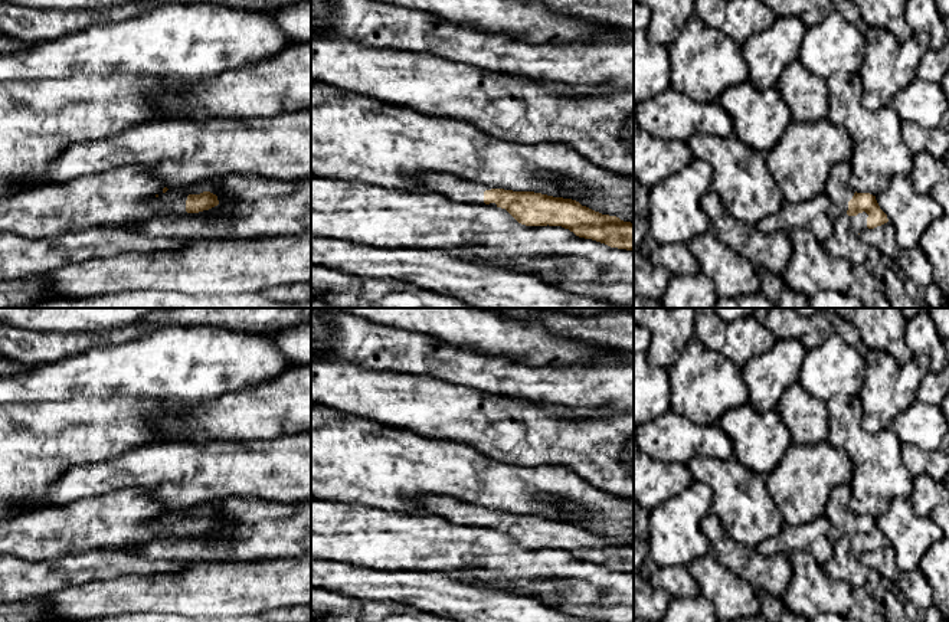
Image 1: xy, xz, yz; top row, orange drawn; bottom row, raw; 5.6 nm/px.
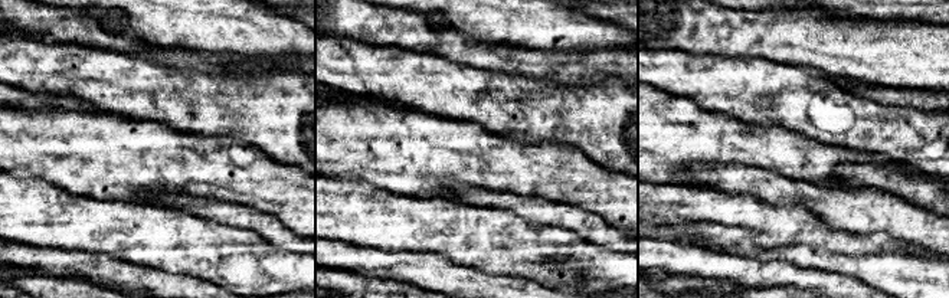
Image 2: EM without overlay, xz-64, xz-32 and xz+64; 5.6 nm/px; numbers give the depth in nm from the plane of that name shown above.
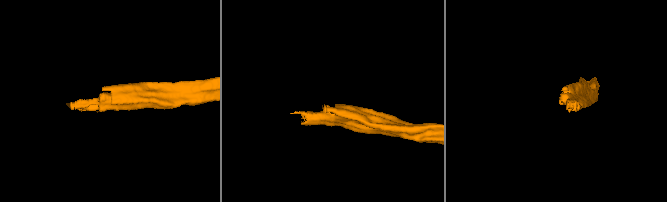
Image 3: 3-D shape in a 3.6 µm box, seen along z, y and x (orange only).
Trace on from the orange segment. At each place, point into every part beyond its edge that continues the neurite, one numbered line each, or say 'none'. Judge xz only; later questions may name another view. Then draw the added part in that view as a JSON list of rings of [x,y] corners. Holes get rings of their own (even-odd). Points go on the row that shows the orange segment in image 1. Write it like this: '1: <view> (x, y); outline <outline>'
1: xz (460, 190); outline [[[425,173],[418,176],[425,183],[426,191],[435,191],[456,203],[484,203],[484,191],[491,190],[490,186],[472,183],[452,174]]]

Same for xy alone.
1: xy (120, 196); outline [[[140,167],[30,186],[0,199],[0,233],[56,238],[105,225],[135,223],[157,212],[186,215],[187,196],[160,209],[148,204],[163,189],[157,177]]]

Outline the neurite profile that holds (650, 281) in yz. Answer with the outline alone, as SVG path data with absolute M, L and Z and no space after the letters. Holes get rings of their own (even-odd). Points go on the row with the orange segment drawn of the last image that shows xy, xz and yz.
M634 248L634 297L658 301L671 278L673 274L667 268L654 265L648 256Z

